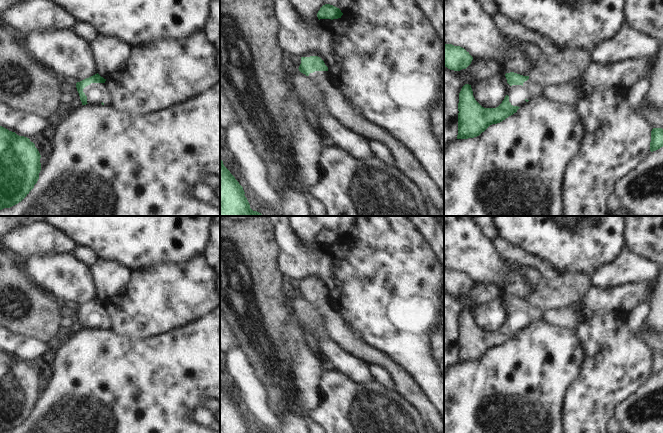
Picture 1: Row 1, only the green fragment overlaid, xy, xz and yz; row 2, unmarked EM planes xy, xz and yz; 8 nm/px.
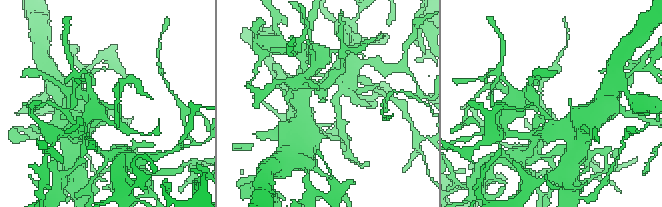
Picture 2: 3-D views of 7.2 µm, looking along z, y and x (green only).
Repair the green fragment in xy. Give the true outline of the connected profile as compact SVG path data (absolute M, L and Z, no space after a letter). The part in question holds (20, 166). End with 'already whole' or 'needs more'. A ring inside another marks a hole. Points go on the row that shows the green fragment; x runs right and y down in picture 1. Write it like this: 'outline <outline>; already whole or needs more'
outline M0 126L0 210L21 202L39 179L41 155L29 138Z; already whole

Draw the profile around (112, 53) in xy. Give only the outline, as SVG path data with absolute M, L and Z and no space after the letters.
M99 34L93 47L99 67L98 74L104 79L123 69L133 52L132 47L122 39L105 34Z

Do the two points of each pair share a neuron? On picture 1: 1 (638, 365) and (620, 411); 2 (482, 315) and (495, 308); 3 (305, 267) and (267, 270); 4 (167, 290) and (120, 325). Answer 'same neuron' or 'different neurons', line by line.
1: different neurons
2: same neuron
3: different neurons
4: same neuron

